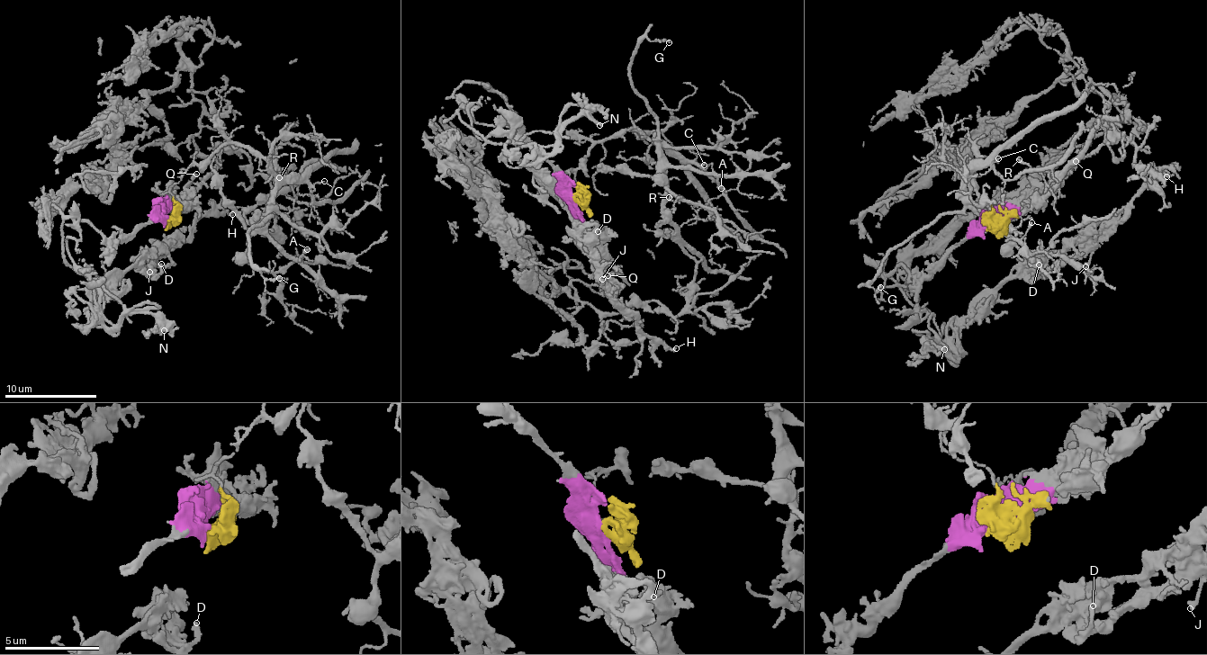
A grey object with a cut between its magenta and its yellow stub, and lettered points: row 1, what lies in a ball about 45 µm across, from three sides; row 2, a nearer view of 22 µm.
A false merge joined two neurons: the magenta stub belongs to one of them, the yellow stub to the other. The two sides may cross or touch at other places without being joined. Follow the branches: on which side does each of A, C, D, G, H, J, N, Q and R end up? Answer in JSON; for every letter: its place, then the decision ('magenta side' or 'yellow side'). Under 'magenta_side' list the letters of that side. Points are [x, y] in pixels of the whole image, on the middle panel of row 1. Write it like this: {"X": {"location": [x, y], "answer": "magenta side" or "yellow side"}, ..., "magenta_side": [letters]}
{"A": {"location": [721, 188], "answer": "yellow side"}, "C": {"location": [704, 165], "answer": "yellow side"}, "D": {"location": [598, 231], "answer": "magenta side"}, "G": {"location": [669, 42], "answer": "yellow side"}, "H": {"location": [676, 348], "answer": "magenta side"}, "J": {"location": [602, 279], "answer": "magenta side"}, "N": {"location": [599, 125], "answer": "magenta side"}, "Q": {"location": [608, 275], "answer": "magenta side"}, "R": {"location": [669, 197], "answer": "yellow side"}, "magenta_side": ["D", "H", "J", "N", "Q"]}

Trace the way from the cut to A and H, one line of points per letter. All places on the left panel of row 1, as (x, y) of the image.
A: (163, 219), (184, 172), (227, 143), (253, 149), (275, 180), (271, 237), (300, 262), (307, 248)
H: (161, 219), (119, 240), (64, 220), (61, 250), (90, 281), (94, 308), (148, 251), (202, 216), (232, 214)

